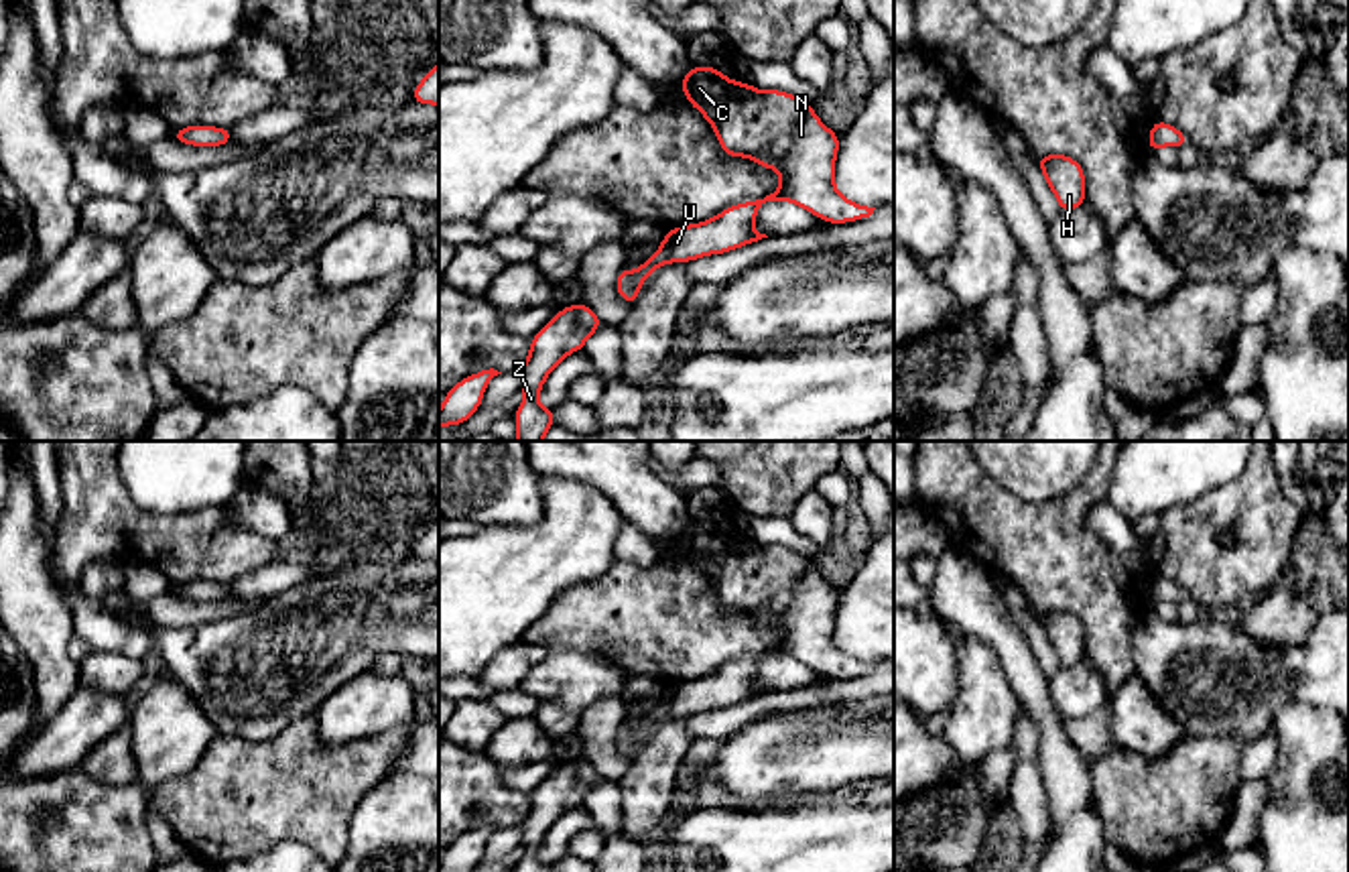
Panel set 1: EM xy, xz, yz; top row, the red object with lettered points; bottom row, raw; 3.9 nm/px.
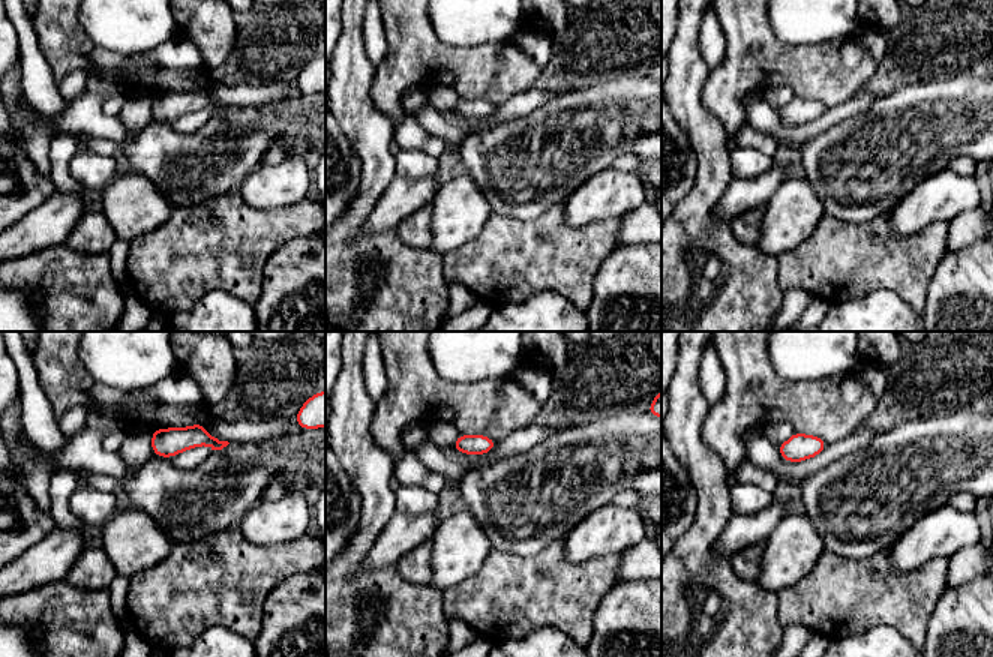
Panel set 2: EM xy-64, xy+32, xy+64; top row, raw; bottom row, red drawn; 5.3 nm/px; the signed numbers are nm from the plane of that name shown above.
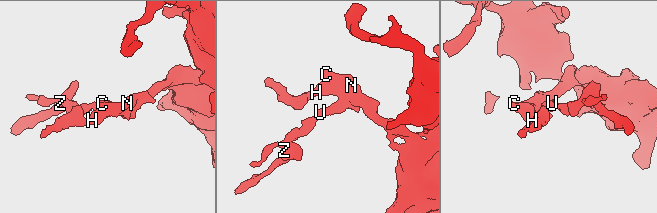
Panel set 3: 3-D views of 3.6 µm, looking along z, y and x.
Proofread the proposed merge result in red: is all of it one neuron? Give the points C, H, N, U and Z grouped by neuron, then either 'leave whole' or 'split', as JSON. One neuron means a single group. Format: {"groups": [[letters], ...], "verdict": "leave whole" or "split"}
{"groups": [["C", "H", "N", "U", "Z"]], "verdict": "leave whole"}

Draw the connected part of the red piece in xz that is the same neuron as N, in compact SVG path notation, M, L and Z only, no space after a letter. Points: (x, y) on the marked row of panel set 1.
M691 65L679 85L713 126L727 157L748 157L764 169L778 169L780 185L764 199L668 230L656 254L638 270L620 270L616 291L630 307L642 283L662 264L723 254L768 238L752 226L766 201L792 201L829 224L857 222L874 213L876 207L857 205L835 189L839 134L829 130L805 100L782 89L762 91L731 81L711 65Z

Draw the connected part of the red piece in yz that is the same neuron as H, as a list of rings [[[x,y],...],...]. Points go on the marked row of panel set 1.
[[[1042,154],[1038,167],[1063,211],[1085,205],[1085,171],[1073,157]]]

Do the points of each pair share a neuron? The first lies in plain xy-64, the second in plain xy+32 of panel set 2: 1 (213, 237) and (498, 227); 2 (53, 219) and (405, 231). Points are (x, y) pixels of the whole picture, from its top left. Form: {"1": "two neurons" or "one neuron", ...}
{"1": "one neuron", "2": "two neurons"}

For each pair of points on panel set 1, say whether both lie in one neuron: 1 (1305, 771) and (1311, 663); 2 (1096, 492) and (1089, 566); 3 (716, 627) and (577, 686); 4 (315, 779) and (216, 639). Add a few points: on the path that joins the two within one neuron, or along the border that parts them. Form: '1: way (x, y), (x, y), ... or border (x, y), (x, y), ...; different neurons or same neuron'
1: border (1327, 710), (1315, 704), (1289, 702), (1272, 728); different neurons
2: way (1077, 511), (1077, 547); same neuron
3: border (575, 649), (604, 655), (624, 669); different neurons
4: border (311, 714), (293, 720), (263, 740), (234, 736); different neurons

